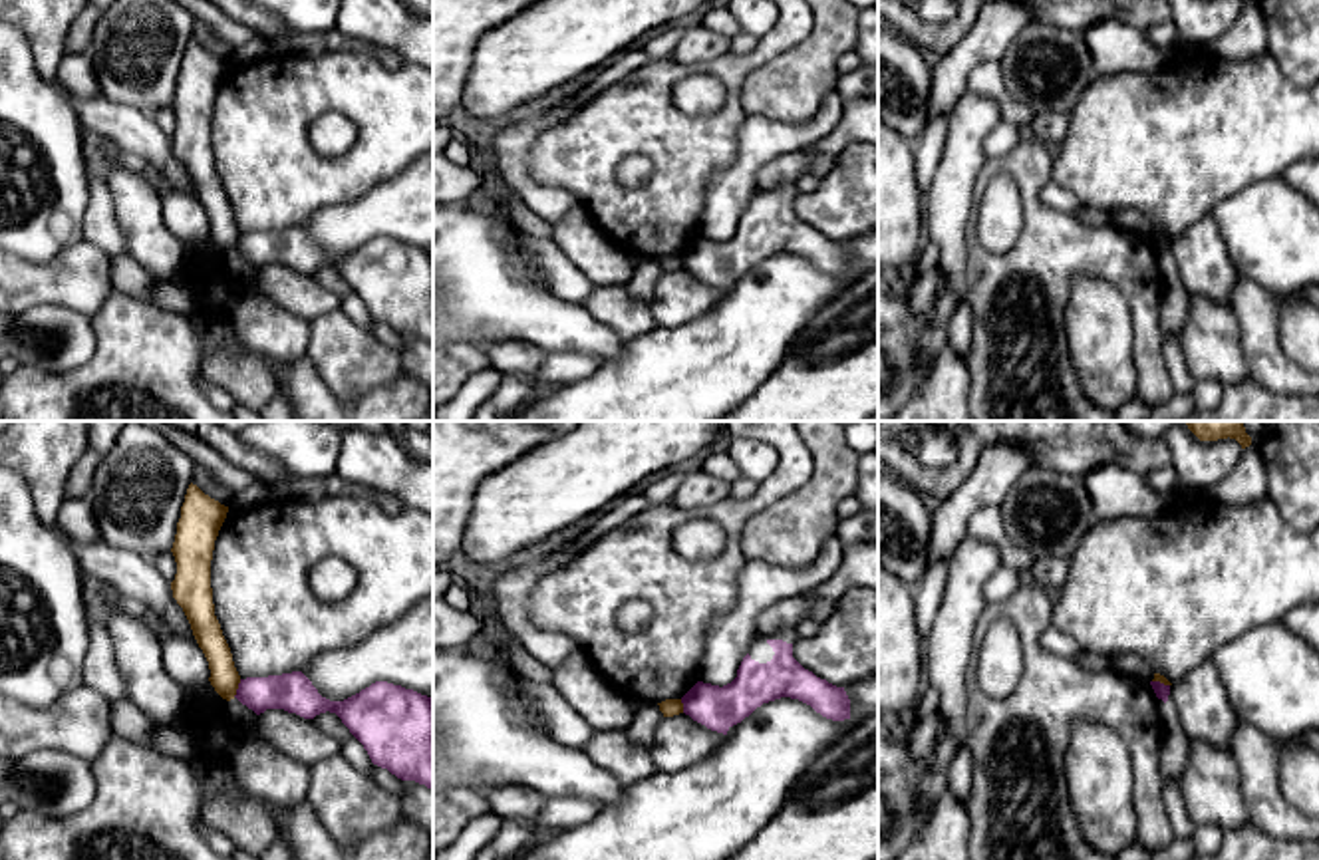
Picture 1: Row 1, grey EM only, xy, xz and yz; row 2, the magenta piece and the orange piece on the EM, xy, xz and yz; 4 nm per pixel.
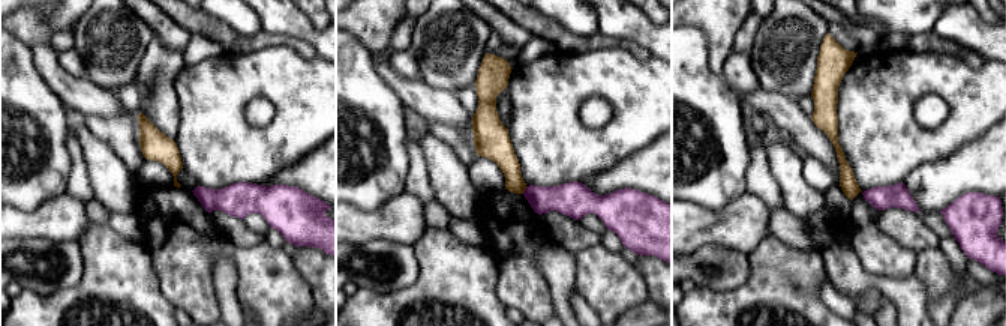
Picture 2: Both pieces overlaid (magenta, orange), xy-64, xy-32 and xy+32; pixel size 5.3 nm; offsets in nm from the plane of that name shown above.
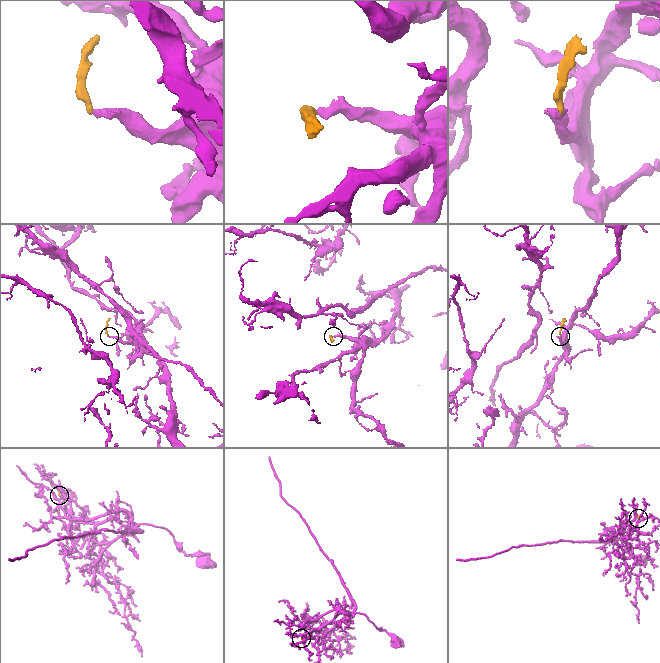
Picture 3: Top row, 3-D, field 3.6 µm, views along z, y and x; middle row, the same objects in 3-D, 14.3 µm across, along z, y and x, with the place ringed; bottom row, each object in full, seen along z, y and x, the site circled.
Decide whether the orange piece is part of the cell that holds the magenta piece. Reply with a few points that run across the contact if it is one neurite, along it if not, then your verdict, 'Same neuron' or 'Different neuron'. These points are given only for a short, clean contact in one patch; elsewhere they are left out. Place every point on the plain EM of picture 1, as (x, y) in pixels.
Line: xy (241, 235), (233, 251). Different neuron

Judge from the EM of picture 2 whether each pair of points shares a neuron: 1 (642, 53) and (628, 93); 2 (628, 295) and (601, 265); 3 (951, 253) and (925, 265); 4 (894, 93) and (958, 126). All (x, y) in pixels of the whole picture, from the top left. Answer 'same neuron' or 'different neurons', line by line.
1: different neurons
2: same neuron
3: different neurons
4: same neuron

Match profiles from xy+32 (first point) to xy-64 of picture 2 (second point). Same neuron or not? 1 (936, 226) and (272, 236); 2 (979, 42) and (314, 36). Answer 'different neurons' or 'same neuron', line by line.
1: different neurons
2: same neuron

